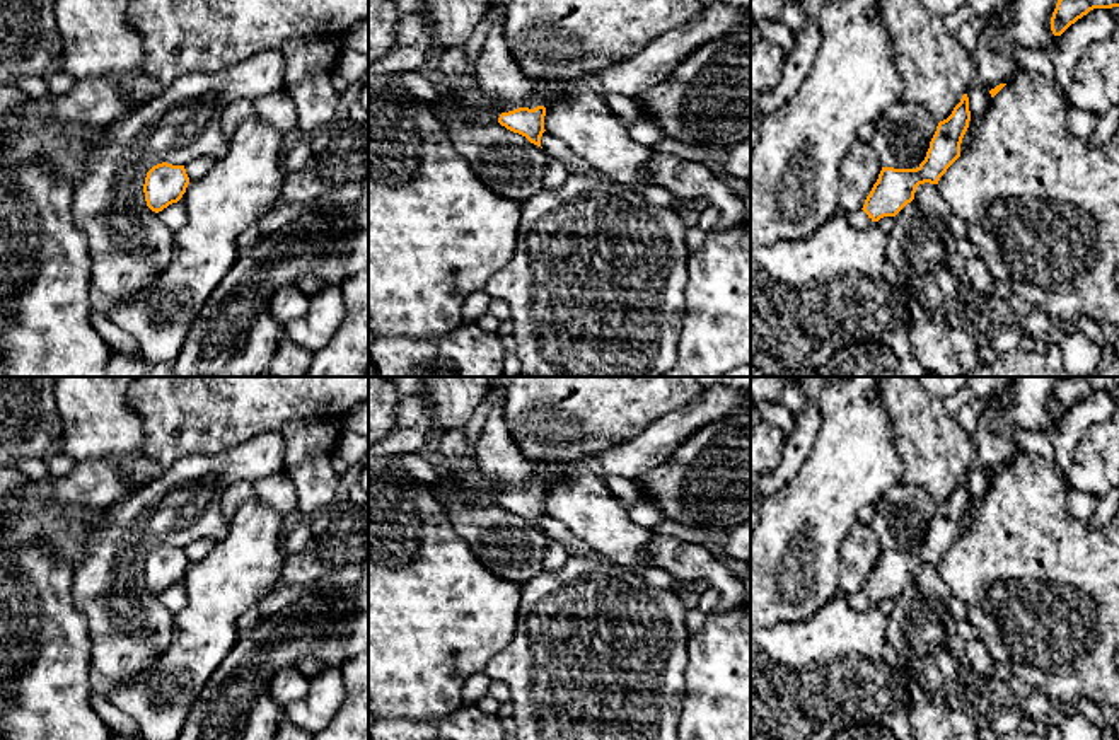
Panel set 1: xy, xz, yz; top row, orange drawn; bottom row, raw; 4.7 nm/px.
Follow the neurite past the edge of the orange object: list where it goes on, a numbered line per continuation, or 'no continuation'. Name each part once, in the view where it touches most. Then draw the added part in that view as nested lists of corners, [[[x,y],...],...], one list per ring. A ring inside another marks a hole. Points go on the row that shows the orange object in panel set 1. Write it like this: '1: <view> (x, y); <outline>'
1: xz (497, 72); [[[503,20],[491,26],[473,66],[478,87],[495,99],[502,113],[519,107],[534,109],[541,106],[532,95],[536,84],[524,75],[512,56],[503,34]]]

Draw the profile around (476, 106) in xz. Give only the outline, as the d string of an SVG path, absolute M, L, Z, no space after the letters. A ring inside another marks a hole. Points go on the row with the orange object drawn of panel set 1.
M479 87L447 92L454 101L430 104L433 114L444 124L447 119L461 118L474 124L496 124L502 114L495 99Z

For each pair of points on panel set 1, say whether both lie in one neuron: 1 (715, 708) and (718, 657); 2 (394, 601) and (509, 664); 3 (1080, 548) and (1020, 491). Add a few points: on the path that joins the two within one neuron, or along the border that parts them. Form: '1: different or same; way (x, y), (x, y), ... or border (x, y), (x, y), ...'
1: same; way (718, 696), (718, 669)
2: different; border (517, 623), (512, 640), (483, 670)
3: same; way (1065, 536), (1036, 507)

